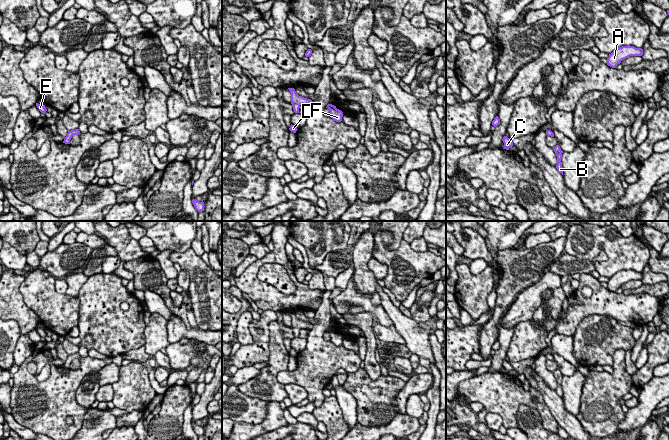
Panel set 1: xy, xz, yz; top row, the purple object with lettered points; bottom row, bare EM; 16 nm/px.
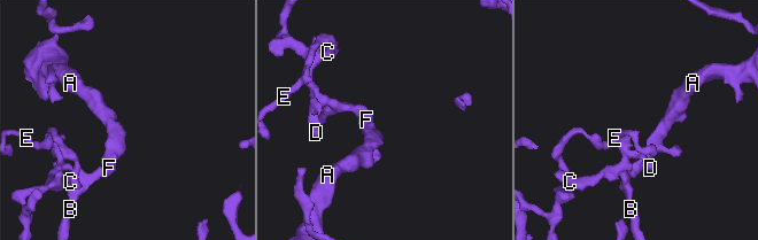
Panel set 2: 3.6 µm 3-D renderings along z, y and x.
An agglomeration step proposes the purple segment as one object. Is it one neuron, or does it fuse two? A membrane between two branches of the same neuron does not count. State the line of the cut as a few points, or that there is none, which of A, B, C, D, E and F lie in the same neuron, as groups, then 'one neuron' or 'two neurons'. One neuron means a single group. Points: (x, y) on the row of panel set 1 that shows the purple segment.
no cut | A B C D E F | one neuron

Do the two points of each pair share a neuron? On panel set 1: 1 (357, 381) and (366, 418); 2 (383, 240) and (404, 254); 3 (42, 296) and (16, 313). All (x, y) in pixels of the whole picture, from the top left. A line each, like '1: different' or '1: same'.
1: same
2: same
3: different

